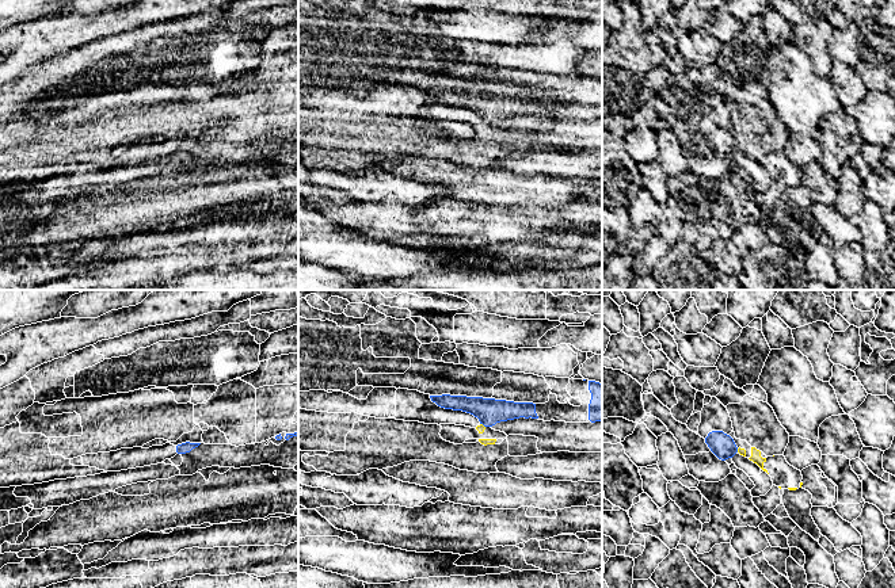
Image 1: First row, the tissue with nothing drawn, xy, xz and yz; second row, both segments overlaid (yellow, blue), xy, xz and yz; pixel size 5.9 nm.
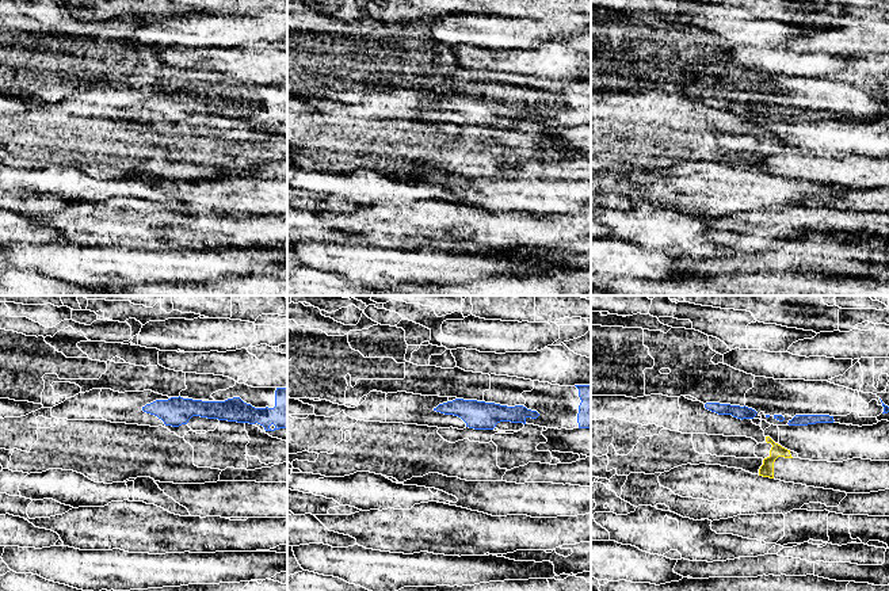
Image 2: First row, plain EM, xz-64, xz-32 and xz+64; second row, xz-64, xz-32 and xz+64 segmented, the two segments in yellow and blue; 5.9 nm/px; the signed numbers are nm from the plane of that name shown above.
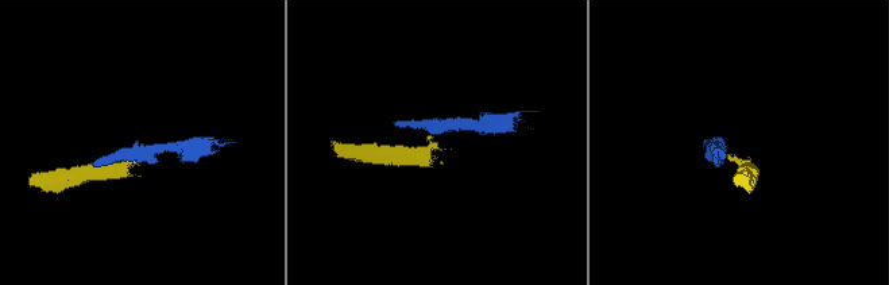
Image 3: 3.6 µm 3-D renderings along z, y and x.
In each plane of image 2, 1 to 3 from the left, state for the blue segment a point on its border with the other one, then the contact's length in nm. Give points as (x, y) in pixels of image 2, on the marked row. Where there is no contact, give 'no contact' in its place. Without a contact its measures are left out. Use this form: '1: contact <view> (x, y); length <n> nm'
1: no contact
2: no contact
3: no contact

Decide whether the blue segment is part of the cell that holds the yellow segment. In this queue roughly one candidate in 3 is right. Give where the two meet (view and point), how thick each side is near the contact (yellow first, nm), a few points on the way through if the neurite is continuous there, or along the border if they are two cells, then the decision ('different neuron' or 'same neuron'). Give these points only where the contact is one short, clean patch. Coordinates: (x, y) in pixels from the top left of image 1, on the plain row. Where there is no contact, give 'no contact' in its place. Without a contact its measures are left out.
meets yellow in xz at (483, 122); 50 nm thick on the yellow side, 160 nm on the other; border along xz (480, 119), (484, 123); different neuron

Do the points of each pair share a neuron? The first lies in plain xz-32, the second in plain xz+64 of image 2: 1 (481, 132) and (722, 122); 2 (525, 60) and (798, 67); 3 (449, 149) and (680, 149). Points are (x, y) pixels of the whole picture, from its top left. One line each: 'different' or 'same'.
1: different
2: same
3: same

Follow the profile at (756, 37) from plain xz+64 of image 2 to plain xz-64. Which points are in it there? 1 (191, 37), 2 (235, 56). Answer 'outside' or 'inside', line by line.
1: inside
2: outside

